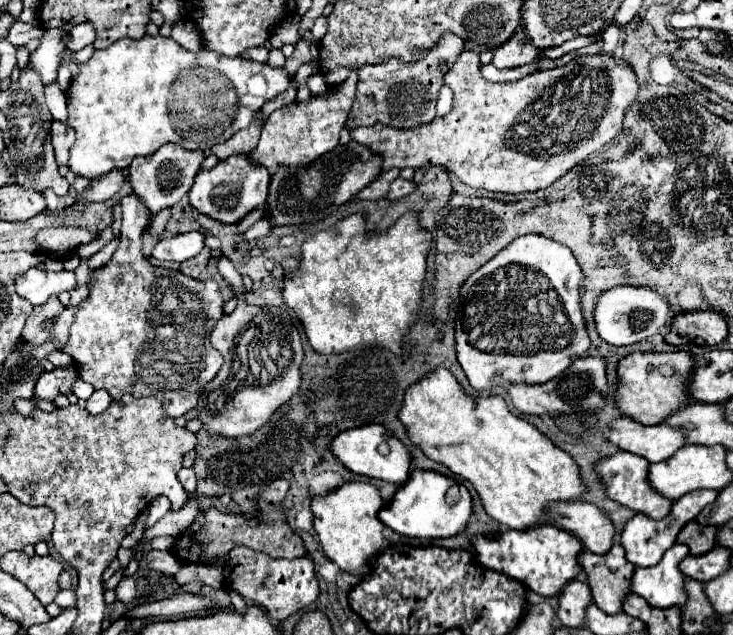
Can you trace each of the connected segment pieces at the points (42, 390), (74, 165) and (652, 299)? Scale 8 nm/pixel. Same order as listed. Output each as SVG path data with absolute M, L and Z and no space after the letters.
M43 372L39 376L37 386L35 386L35 394L53 402L53 398L59 394L59 386L57 386L57 380L55 380L53 372Z
M145 36L141 40L117 40L105 50L95 50L91 60L81 64L79 70L79 78L71 82L71 88L67 92L67 124L77 134L77 140L71 146L69 170L75 176L83 176L87 180L103 176L115 168L125 170L129 168L129 162L133 158L155 154L167 142L181 144L183 140L189 140L199 146L203 144L203 148L225 142L235 132L249 126L253 122L253 116L261 110L261 106L273 100L277 94L285 92L291 82L287 70L283 68L277 70L269 64L249 62L241 56L229 58L211 50L189 52L181 48L175 40L163 36Z
M615 286L611 290L601 292L597 304L595 304L595 328L597 334L615 346L627 346L627 344L635 344L641 342L661 330L665 330L671 324L673 318L673 308L669 306L669 302L659 296L657 292L649 290L649 288L635 288L635 286Z

